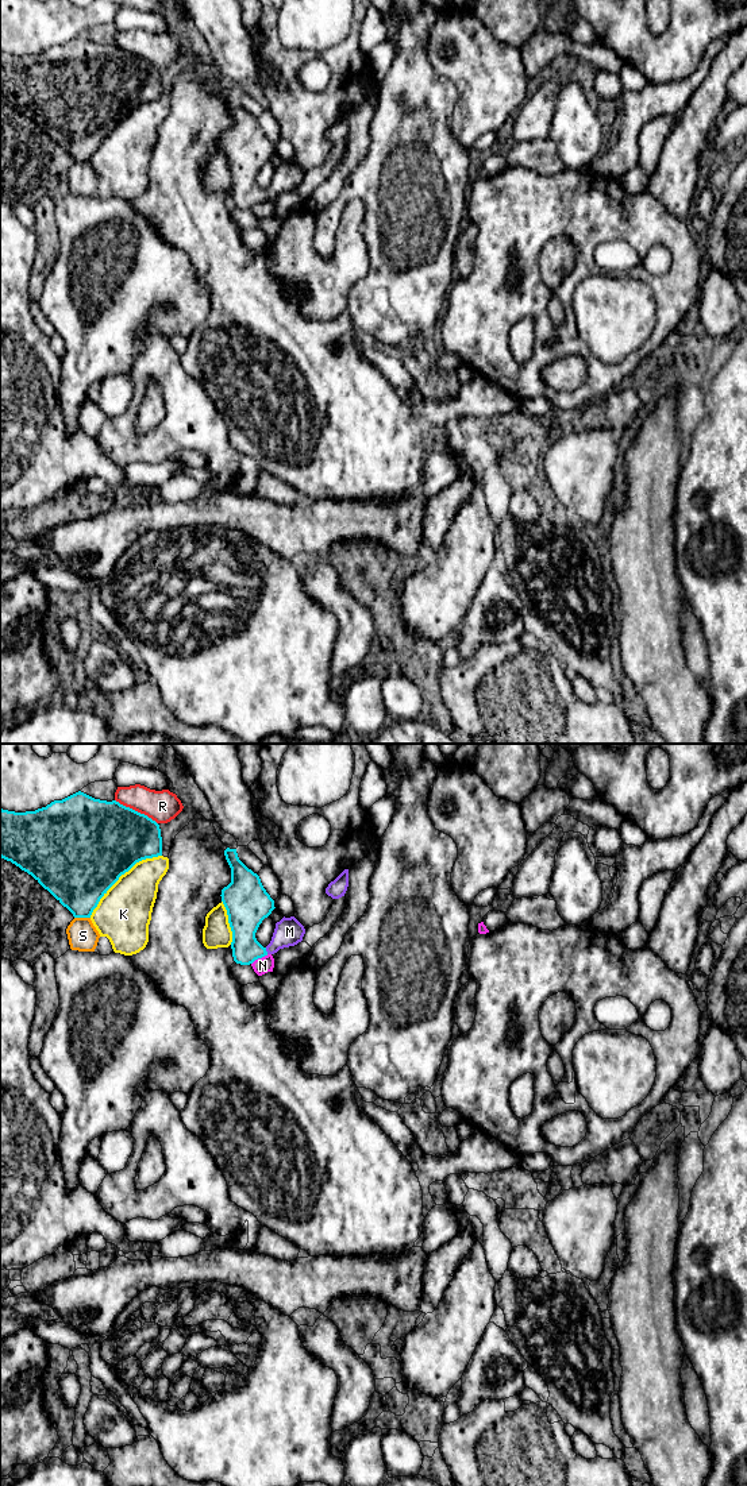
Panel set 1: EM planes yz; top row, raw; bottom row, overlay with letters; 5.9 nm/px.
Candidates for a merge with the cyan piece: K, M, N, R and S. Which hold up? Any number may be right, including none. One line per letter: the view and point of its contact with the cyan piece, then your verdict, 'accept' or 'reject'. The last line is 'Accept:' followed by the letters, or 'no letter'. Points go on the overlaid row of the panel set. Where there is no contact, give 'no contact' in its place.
K: yz (120, 875) | reject
M: yz (265, 950) | accept
N: yz (260, 957) | reject
R: yz (137, 811) | reject
S: yz (83, 917) | reject
Accept: M

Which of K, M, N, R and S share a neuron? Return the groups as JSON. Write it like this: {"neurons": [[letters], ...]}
{"neurons": [["K"], ["M"], ["N"], ["R", "S"]]}

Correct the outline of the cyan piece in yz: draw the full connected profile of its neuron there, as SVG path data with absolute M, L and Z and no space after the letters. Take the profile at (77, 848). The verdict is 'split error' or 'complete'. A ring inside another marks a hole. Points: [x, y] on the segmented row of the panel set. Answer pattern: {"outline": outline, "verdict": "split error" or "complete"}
{"outline": "M78 791L35 811L15 813L0 808L0 857L31 875L74 918L91 918L100 899L122 875L136 862L158 856L162 856L159 825L116 800L100 800Z", "verdict": "complete"}

